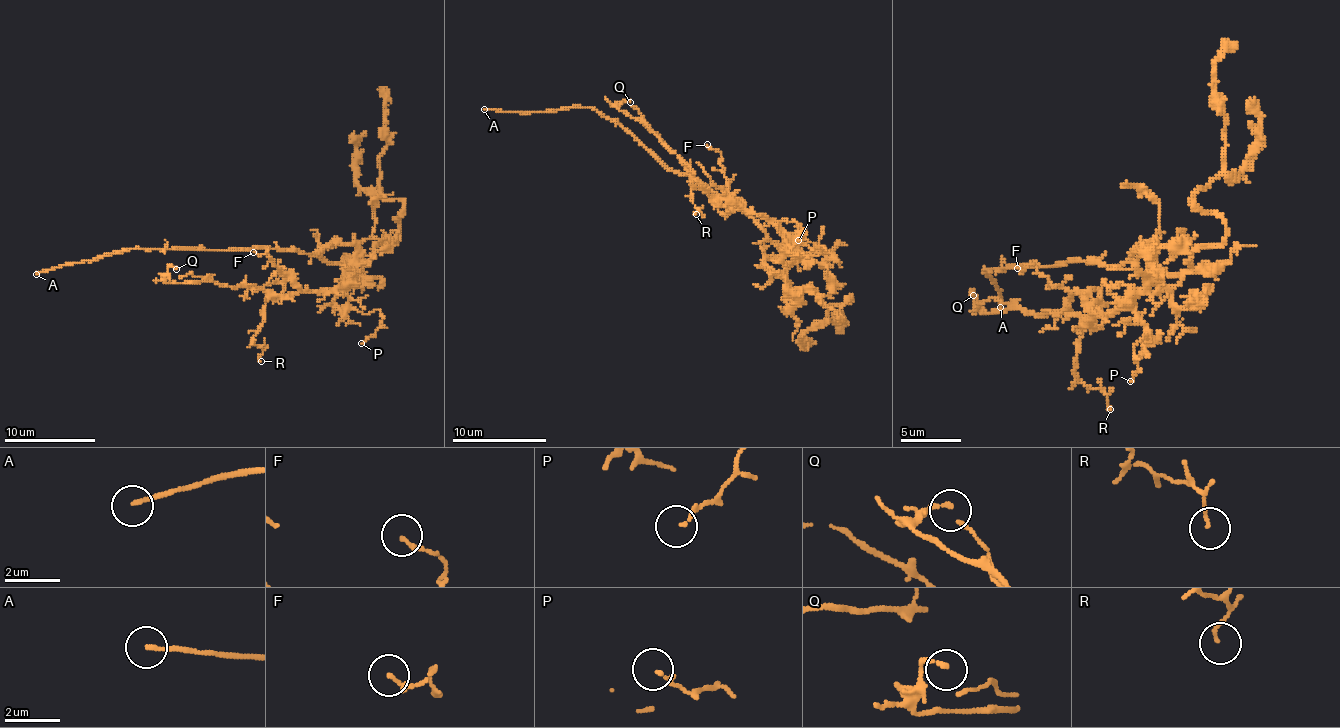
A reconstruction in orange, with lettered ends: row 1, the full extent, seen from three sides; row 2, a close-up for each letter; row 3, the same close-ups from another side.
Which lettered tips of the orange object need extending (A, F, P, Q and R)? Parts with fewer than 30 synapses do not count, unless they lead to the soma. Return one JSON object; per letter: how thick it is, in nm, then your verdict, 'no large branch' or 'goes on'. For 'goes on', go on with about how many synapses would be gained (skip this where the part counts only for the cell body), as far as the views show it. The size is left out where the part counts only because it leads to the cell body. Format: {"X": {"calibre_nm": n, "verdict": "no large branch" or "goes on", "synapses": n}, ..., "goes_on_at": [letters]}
{"A": {"calibre_nm": 130, "verdict": "goes on"}, "F": {"calibre_nm": 140, "verdict": "no large branch"}, "P": {"calibre_nm": 140, "verdict": "no large branch"}, "Q": {"calibre_nm": 150, "verdict": "no large branch"}, "R": {"calibre_nm": 120, "verdict": "no large branch"}, "goes_on_at": ["A"]}

